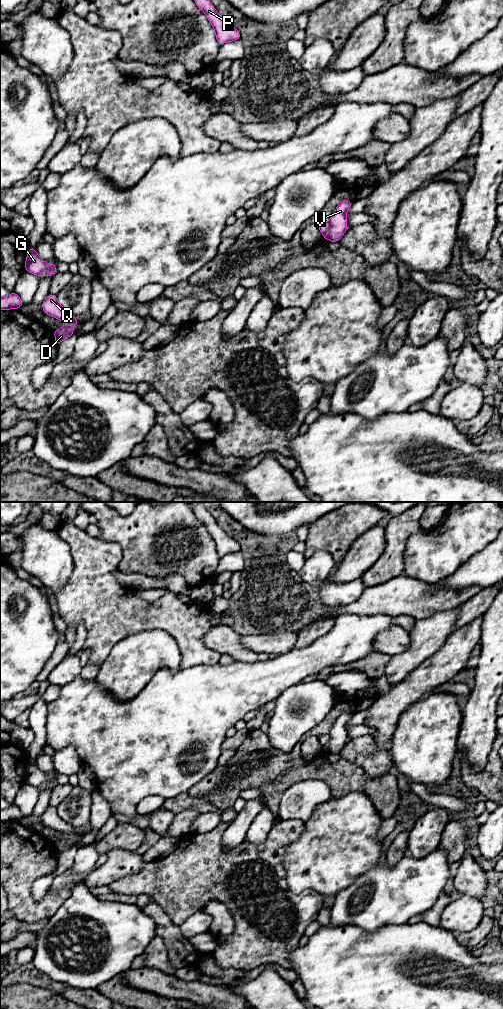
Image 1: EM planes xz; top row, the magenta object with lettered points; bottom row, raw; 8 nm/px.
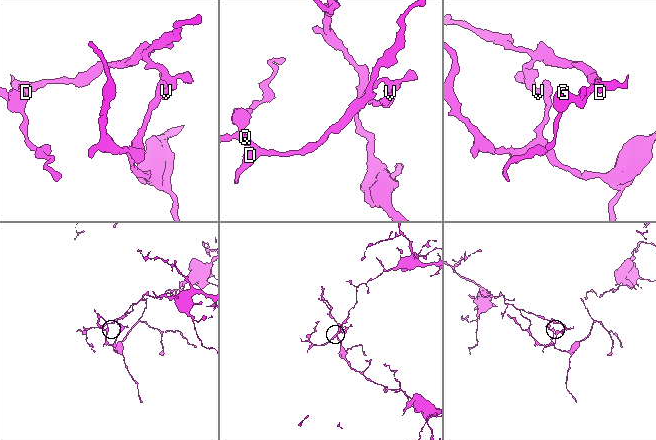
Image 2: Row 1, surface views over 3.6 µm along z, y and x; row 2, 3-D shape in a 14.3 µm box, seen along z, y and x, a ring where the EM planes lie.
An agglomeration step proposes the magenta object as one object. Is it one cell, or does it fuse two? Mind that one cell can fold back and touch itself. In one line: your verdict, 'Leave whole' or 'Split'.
Split

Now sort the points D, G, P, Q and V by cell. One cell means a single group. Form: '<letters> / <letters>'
D G Q V / P

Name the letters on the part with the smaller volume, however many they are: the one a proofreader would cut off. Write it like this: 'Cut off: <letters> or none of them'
Cut off: P

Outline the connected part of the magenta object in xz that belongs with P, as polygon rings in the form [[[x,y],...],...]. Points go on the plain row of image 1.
[[[189,502],[197,518],[206,526],[208,532],[211,534],[217,554],[222,557],[226,554],[239,552],[241,547],[239,543],[229,536],[213,519],[211,514],[207,511],[203,502]]]

